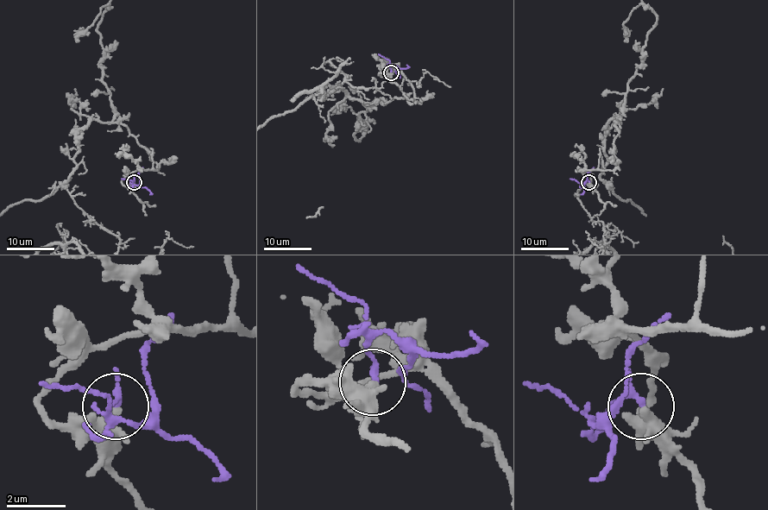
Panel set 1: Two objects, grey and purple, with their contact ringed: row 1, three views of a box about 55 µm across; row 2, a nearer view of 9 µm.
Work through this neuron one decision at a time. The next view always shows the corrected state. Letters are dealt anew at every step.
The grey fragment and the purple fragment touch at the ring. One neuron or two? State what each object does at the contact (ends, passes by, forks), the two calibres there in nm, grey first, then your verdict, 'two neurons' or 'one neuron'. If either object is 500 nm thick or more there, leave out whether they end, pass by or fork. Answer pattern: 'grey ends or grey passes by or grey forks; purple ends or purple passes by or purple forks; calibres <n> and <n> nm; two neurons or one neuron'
grey passes by; purple passes by; calibres 280 and 160 nm; two neurons

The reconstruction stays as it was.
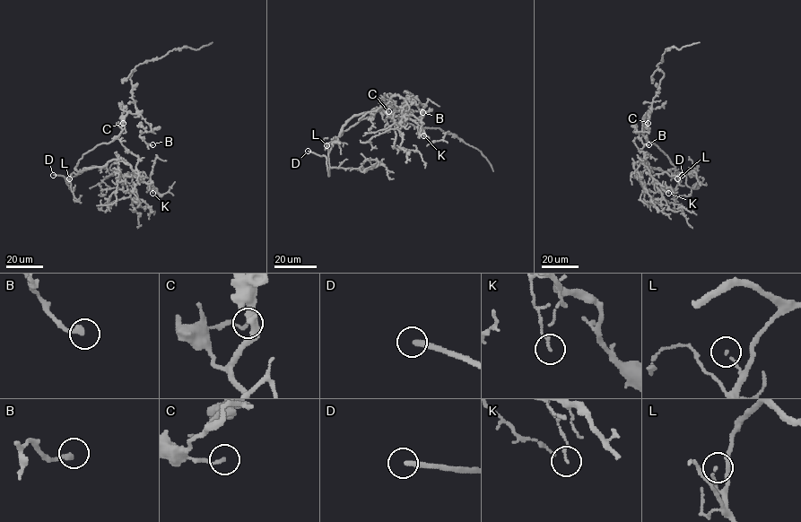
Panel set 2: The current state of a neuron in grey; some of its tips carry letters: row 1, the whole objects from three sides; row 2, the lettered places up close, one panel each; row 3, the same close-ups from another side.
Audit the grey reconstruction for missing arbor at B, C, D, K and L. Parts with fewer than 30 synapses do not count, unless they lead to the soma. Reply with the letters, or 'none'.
D

